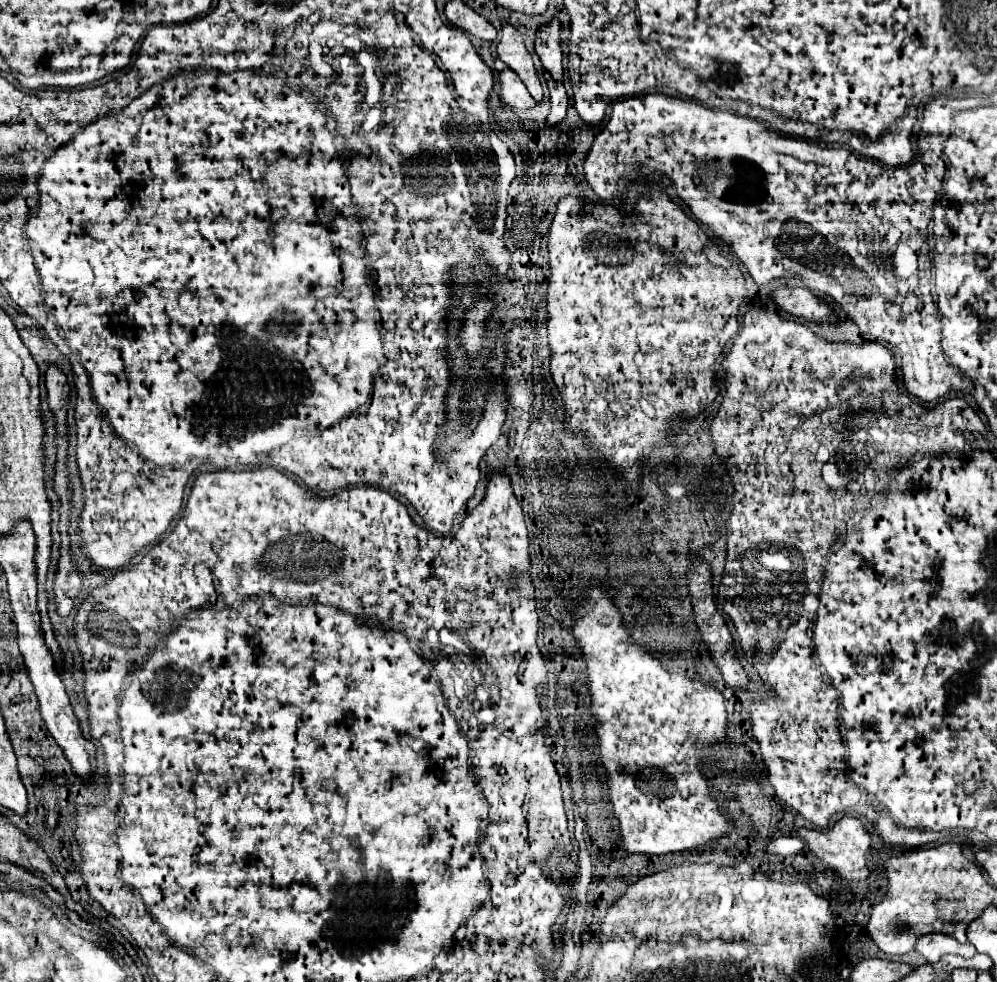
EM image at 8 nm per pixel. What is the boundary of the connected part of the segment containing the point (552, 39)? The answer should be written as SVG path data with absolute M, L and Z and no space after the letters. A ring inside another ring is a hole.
M554 18L540 28L534 42L536 54L542 60L542 66L550 72L554 80L562 80L562 50L560 50L560 38L558 38L558 32L561 34L561 31L561 23Z

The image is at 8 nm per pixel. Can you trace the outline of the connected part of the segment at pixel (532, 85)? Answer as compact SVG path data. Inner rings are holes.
M500 40L498 42L498 58L520 76L520 80L526 84L526 88L534 96L534 100L542 100L542 84L536 76L532 56L526 50L522 40Z

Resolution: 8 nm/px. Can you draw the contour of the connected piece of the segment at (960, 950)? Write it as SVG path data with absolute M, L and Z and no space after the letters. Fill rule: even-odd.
M926 934L918 940L916 952L926 958L926 962L934 964L938 962L944 954L960 954L964 958L972 958L976 954L972 944L960 944L952 936L946 934Z

